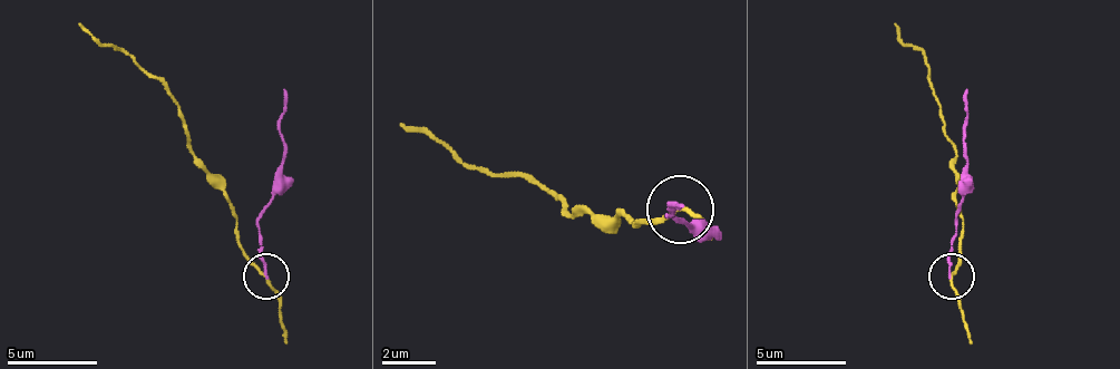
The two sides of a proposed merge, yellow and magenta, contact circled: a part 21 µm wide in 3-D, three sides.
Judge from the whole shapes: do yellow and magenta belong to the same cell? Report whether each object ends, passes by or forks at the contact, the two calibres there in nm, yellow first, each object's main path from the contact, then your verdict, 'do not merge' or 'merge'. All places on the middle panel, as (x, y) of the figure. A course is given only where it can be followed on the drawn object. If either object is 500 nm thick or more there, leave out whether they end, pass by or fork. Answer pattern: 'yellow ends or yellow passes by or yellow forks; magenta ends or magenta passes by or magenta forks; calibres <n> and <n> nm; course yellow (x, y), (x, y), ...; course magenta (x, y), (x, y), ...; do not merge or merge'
yellow passes by; magenta ends; calibres 150 and 130 nm; course yellow (679, 207), (638, 221), (638, 227), (624, 214), (571, 214), (549, 194), (483, 173), (401, 126); course magenta (679, 207), (664, 214), (692, 227), (705, 227), (705, 234); do not merge

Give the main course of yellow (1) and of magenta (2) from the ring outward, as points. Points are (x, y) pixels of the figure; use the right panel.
1: (951, 278), (964, 214), (955, 196), (955, 151), (927, 60), (896, 25)
2: (951, 278), (955, 219), (964, 196), (968, 87)

